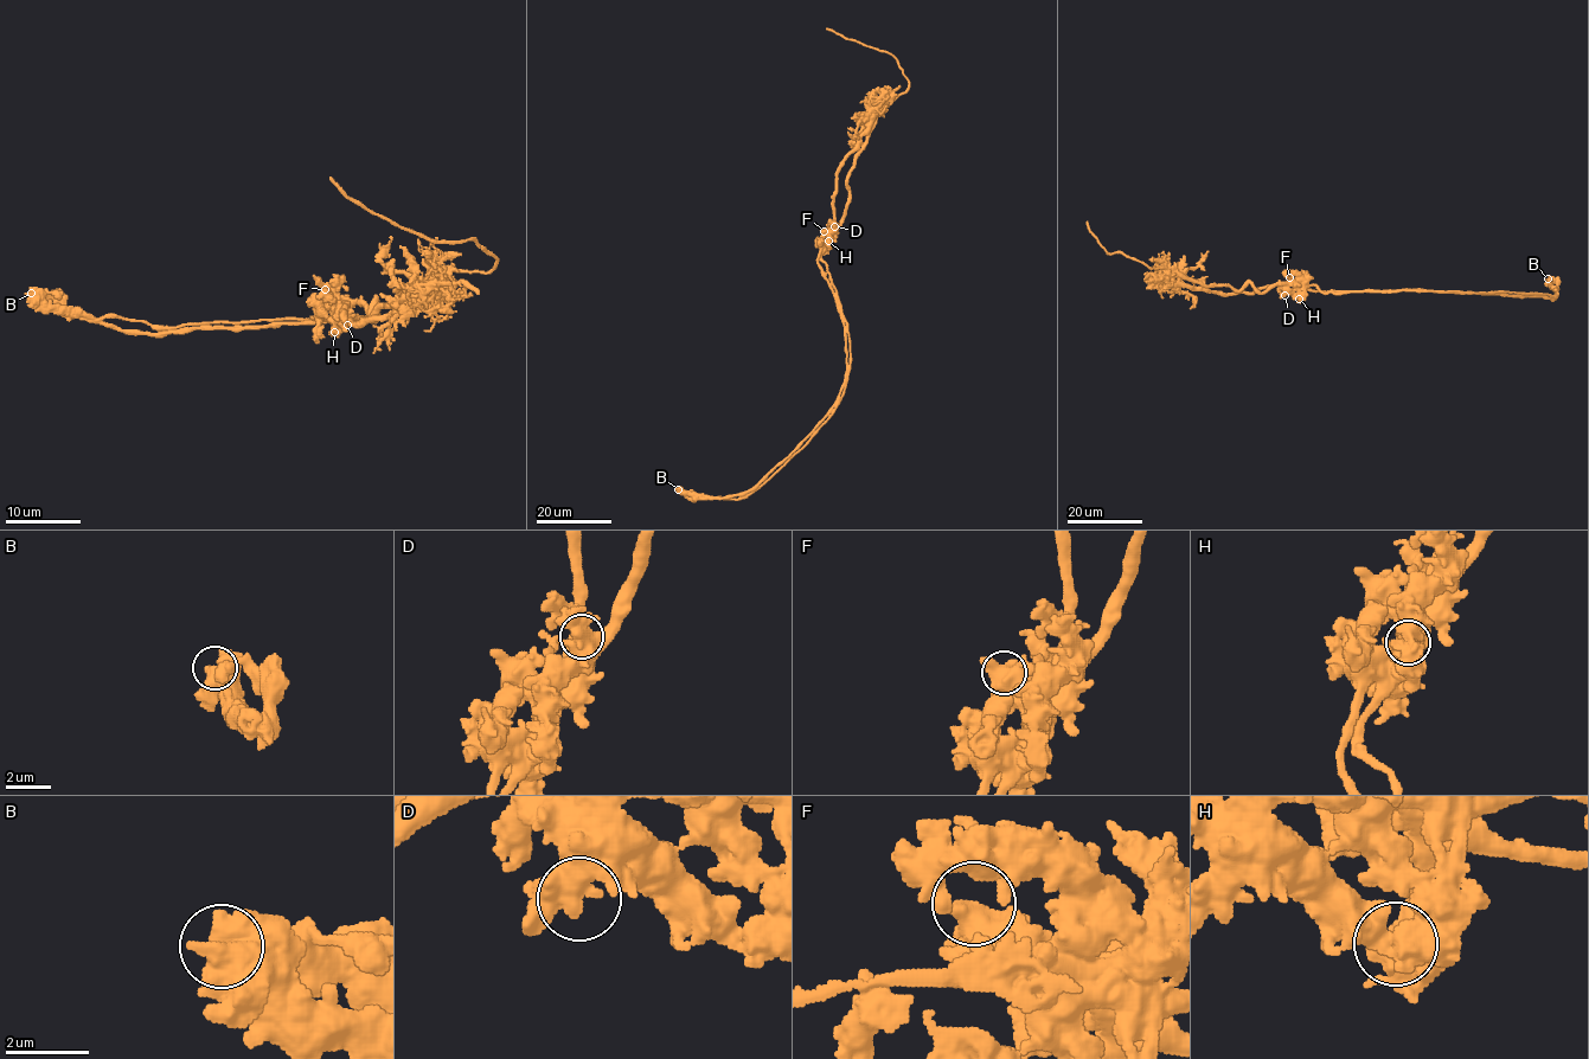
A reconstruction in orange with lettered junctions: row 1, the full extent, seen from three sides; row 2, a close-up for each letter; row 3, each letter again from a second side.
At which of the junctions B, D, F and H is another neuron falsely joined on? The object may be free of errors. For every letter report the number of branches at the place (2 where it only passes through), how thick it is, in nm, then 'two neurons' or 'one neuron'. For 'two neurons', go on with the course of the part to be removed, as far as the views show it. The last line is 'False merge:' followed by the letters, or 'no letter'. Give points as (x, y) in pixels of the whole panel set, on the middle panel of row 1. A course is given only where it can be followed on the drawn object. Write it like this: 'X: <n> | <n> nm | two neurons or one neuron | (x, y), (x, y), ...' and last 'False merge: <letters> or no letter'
B: 1 | 800 nm | one neuron
D: 2 | 650 nm | one neuron
F: 2 | 650 nm | one neuron
H: 2 | 650 nm | two neurons | (828, 242), (818, 265), (844, 326), (846, 377), (839, 399), (747, 492), (710, 498), (676, 488)
False merge: H

